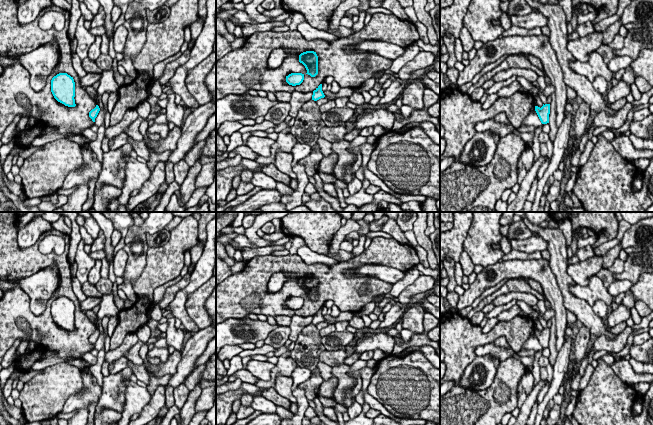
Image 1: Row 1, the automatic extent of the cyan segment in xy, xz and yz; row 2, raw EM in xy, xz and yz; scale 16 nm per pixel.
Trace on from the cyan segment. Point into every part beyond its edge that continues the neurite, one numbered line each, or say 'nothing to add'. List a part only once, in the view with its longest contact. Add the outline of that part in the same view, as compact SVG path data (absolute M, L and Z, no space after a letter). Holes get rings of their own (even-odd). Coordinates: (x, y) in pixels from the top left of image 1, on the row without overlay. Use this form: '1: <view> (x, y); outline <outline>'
1: xz (245, 292); outline M374 237L367 249L349 260L338 261L333 266L322 263L306 264L298 254L285 256L262 255L250 259L241 272L232 274L216 286L216 324L222 323L229 318L244 318L249 314L262 314L265 316L285 315L292 317L312 316L323 307L327 300L332 300L341 312L359 312L375 296L388 294L392 289L390 283L376 277L352 276L343 274L345 269L357 269L365 264L384 265L396 268L402 272L416 267L420 263L414 247L409 244L401 244L397 240L384 237ZM281 272L288 276L289 280L275 293L269 293L267 284L274 273ZM306 275L314 275L318 280L318 298L311 301L307 298L305 290L299 286L299 279ZM363 283L368 284L369 291L361 294L360 287ZM291 297L302 297L304 304L300 309L292 310L286 306L286 301Z

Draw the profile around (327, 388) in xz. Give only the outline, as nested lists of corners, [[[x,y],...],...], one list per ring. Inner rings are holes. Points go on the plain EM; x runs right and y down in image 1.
[[[333,375],[329,380],[323,381],[319,389],[319,394],[323,397],[332,399],[333,392],[337,386],[338,378]]]

